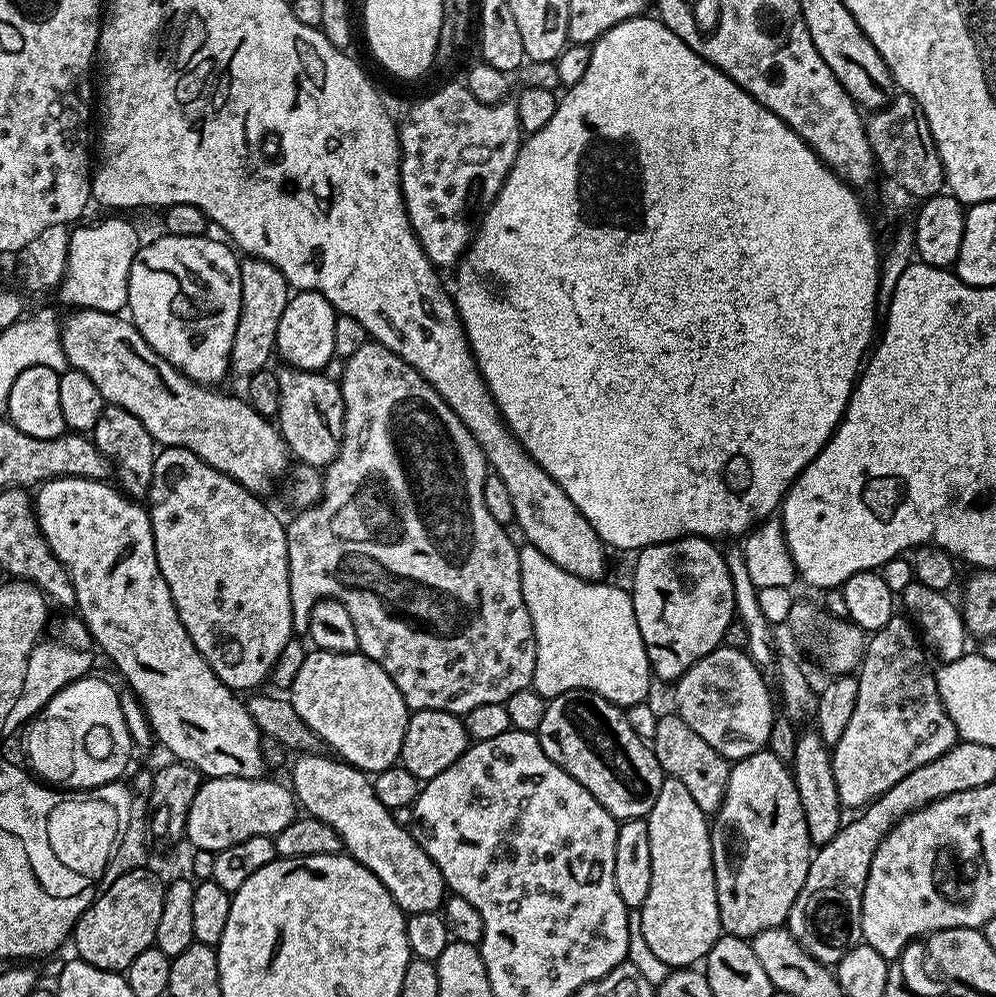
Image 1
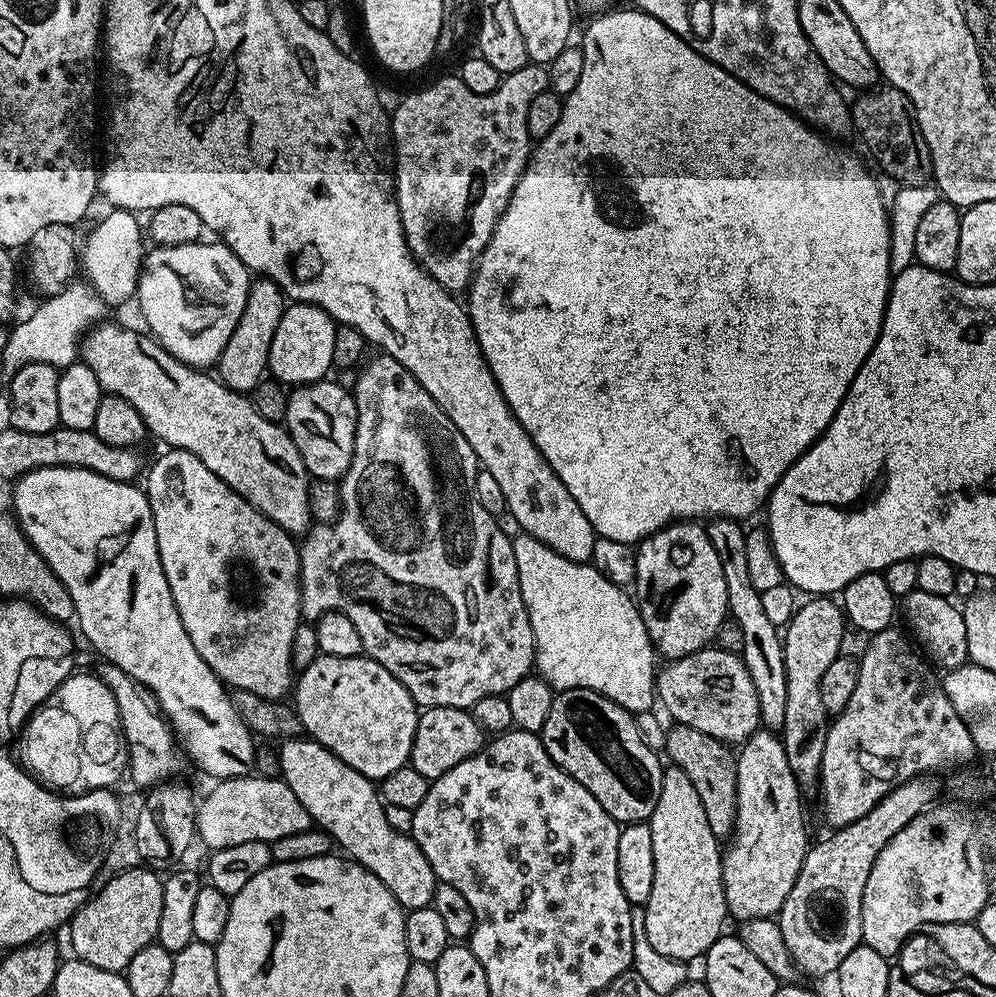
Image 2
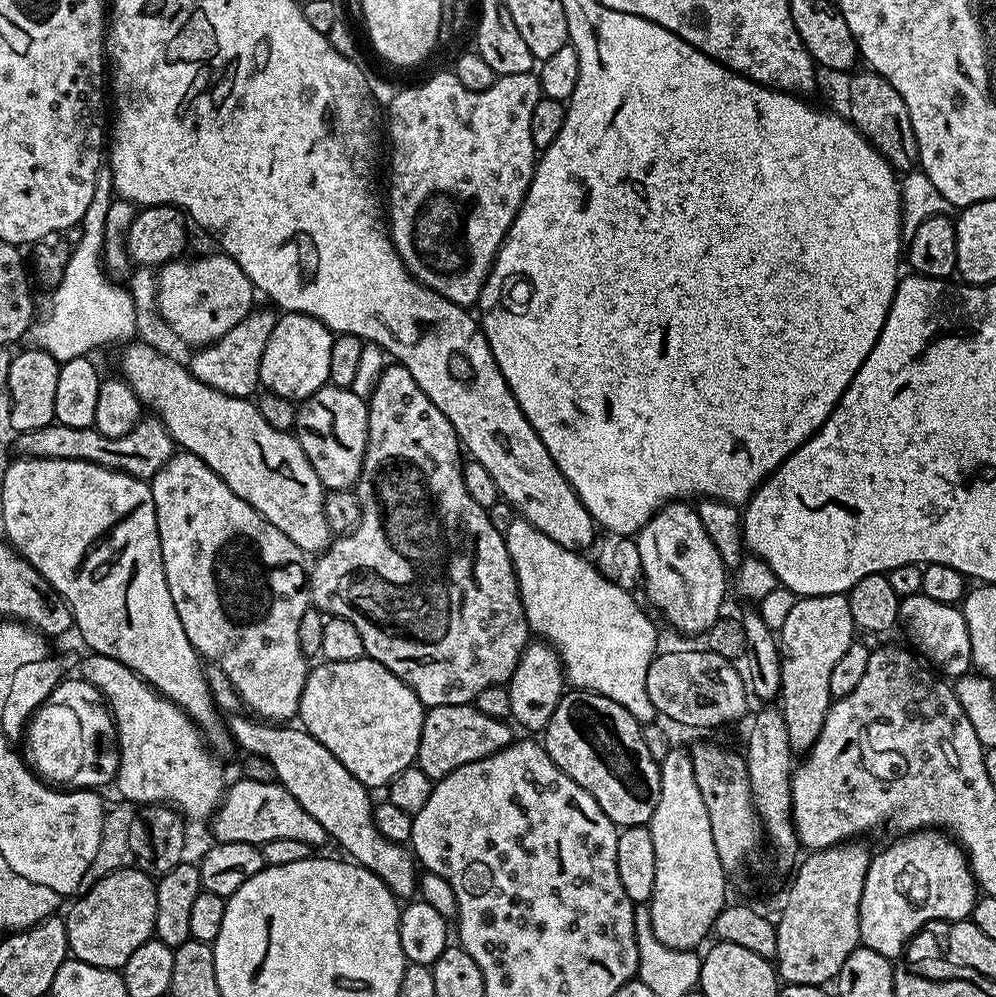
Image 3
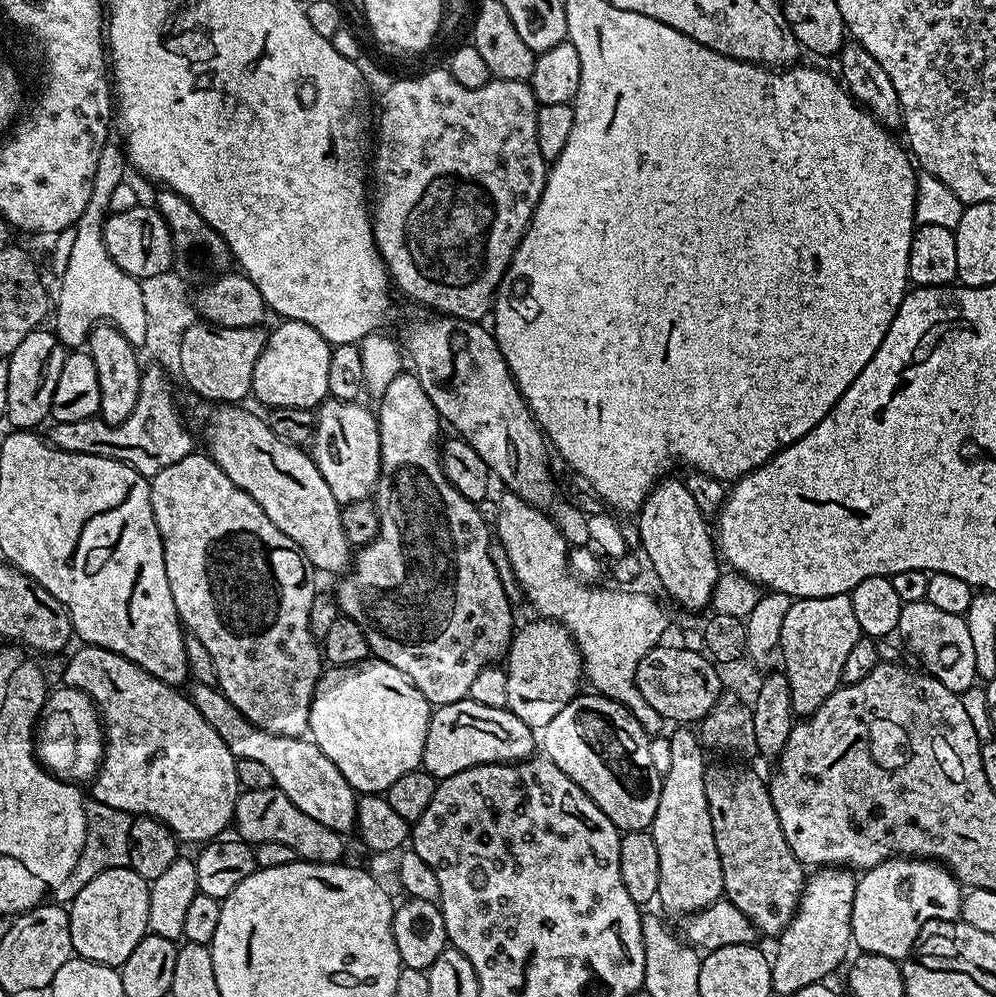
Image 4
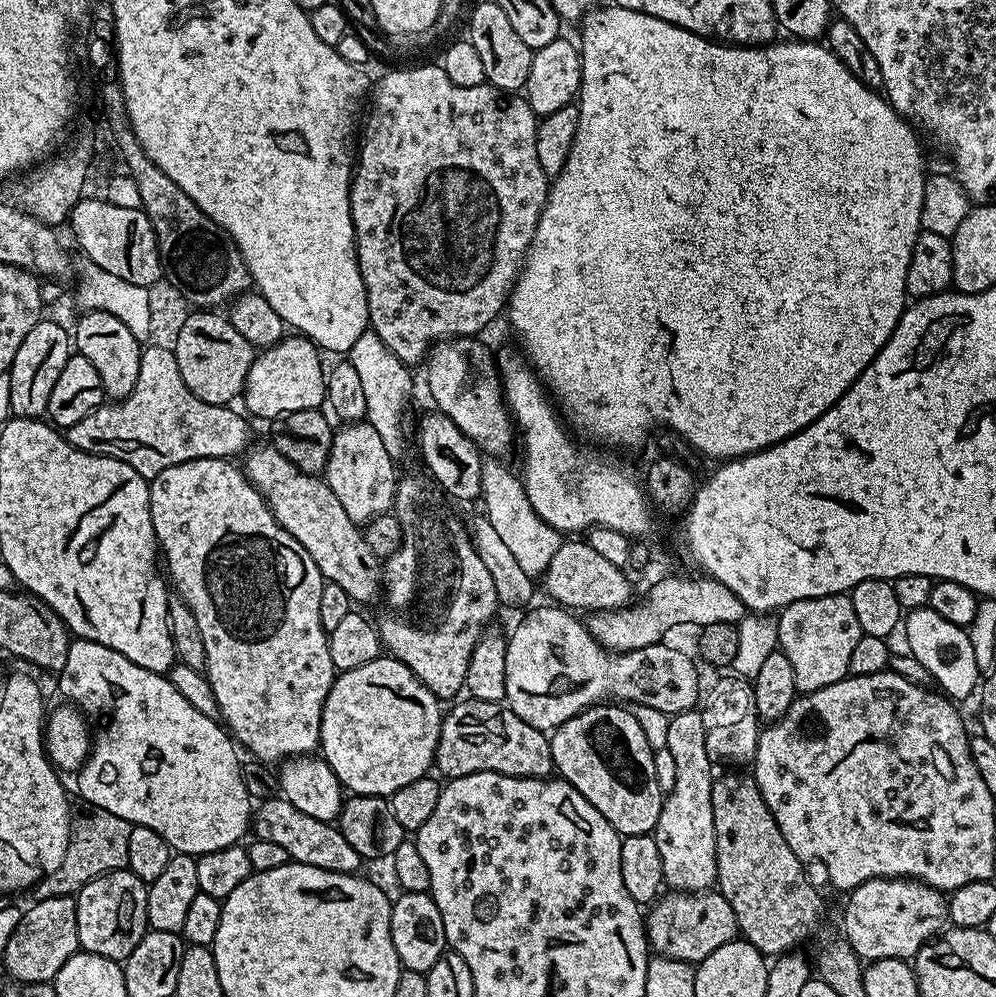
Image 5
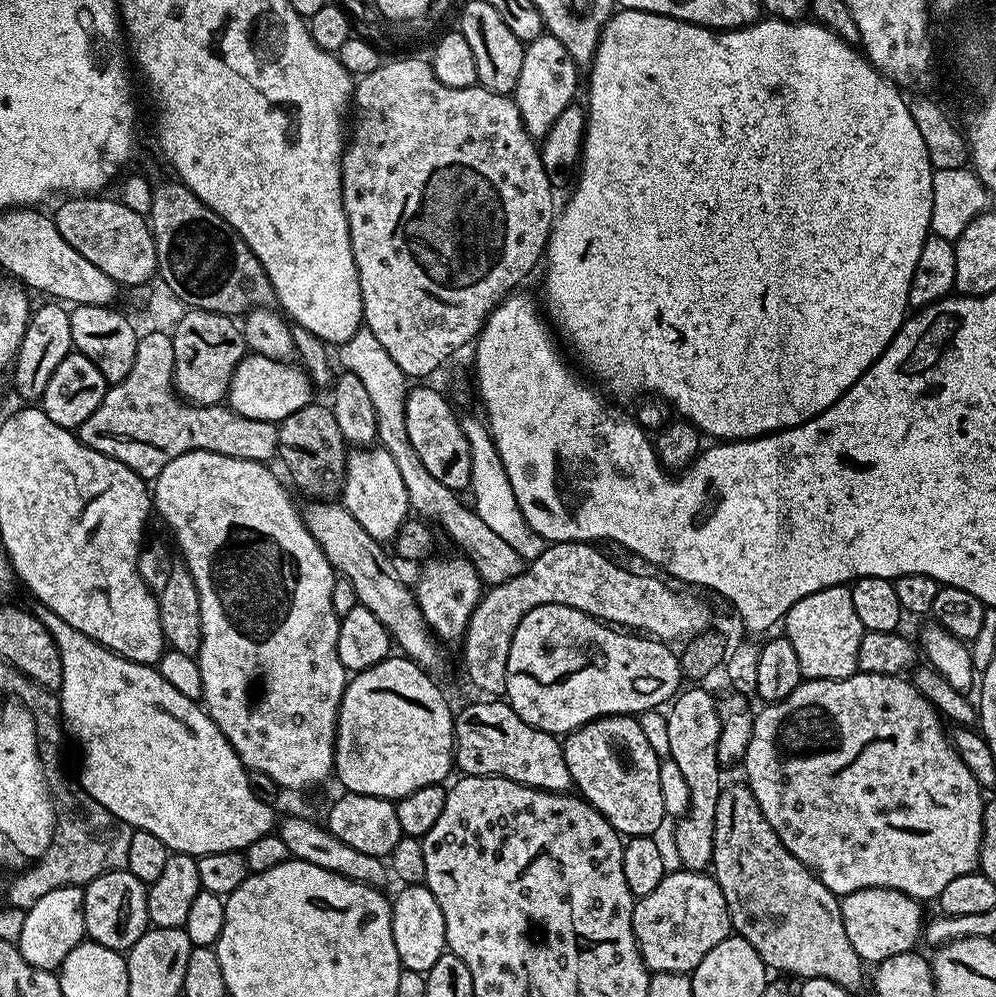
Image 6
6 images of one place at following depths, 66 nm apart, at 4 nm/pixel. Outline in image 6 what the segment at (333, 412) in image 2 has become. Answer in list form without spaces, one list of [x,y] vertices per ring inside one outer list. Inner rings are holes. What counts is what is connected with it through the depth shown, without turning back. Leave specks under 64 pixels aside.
[[[369,446],[356,448],[347,453],[345,462],[345,478],[342,491],[342,503],[350,514],[378,541],[395,541],[400,535],[400,528],[409,519],[410,509],[406,482],[402,482],[402,474],[394,463],[394,458],[384,448]]]

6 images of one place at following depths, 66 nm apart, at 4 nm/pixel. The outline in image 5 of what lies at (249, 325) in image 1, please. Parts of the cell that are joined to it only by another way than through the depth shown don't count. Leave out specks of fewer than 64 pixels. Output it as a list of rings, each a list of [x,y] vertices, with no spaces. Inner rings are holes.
[[[223,315],[209,318],[208,332],[212,336],[196,336],[196,320],[192,316],[179,321],[174,347],[178,371],[182,373],[182,382],[186,382],[202,402],[228,406],[235,396],[237,399],[243,393],[246,374],[256,361],[258,352]]]

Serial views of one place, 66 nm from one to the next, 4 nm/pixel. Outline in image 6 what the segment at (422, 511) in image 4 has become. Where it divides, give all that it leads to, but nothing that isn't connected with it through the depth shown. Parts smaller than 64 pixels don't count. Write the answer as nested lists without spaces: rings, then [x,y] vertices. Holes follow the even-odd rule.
[[[463,555],[448,556],[445,560],[432,558],[423,565],[424,577],[414,584],[416,600],[429,628],[441,641],[459,641],[468,629],[470,618],[482,595],[482,579],[470,559]]]

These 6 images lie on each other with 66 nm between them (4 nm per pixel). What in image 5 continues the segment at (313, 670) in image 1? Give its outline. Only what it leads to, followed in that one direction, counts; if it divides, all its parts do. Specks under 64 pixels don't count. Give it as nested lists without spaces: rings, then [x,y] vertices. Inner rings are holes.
[[[381,654],[374,662],[339,673],[326,694],[319,751],[341,785],[357,796],[390,797],[394,790],[433,771],[442,719],[441,701],[402,661]]]

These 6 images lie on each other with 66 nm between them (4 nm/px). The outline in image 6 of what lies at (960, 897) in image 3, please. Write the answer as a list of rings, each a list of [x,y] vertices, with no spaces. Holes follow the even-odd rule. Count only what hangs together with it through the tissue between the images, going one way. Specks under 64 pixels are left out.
[[[863,888],[840,900],[842,922],[846,926],[846,938],[860,956],[861,961],[879,962],[894,954],[911,952],[922,940],[926,916],[920,913],[921,901],[897,888]]]

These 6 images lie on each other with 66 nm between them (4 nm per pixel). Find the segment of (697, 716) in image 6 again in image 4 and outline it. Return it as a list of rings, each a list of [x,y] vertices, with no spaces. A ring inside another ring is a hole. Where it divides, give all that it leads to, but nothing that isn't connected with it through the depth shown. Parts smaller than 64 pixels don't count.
[[[684,726],[676,730],[668,736],[671,765],[660,781],[662,794],[658,798],[658,814],[654,814],[650,831],[654,846],[658,846],[660,877],[656,895],[658,904],[661,904],[659,907],[665,913],[673,912],[684,918],[721,899],[724,883],[718,846],[714,846],[714,826],[710,826],[710,806],[706,806],[706,749],[695,731],[687,732],[689,729]]]

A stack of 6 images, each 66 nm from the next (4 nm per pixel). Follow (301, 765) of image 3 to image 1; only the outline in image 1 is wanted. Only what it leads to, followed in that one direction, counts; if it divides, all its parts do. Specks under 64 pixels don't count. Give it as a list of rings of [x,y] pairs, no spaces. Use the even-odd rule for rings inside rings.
[[[328,754],[297,755],[291,761],[291,768],[290,787],[299,807],[307,815],[326,822],[340,835],[343,851],[362,866],[366,866],[366,870],[370,870],[380,879],[382,886],[386,886],[386,890],[400,909],[406,914],[435,912],[443,905],[446,899],[444,875],[440,873],[436,863],[426,854],[426,850],[422,850],[422,846],[416,841],[411,831],[394,820],[392,809],[382,806],[382,802],[378,802],[378,794],[374,794],[372,789],[372,780],[365,773]]]

